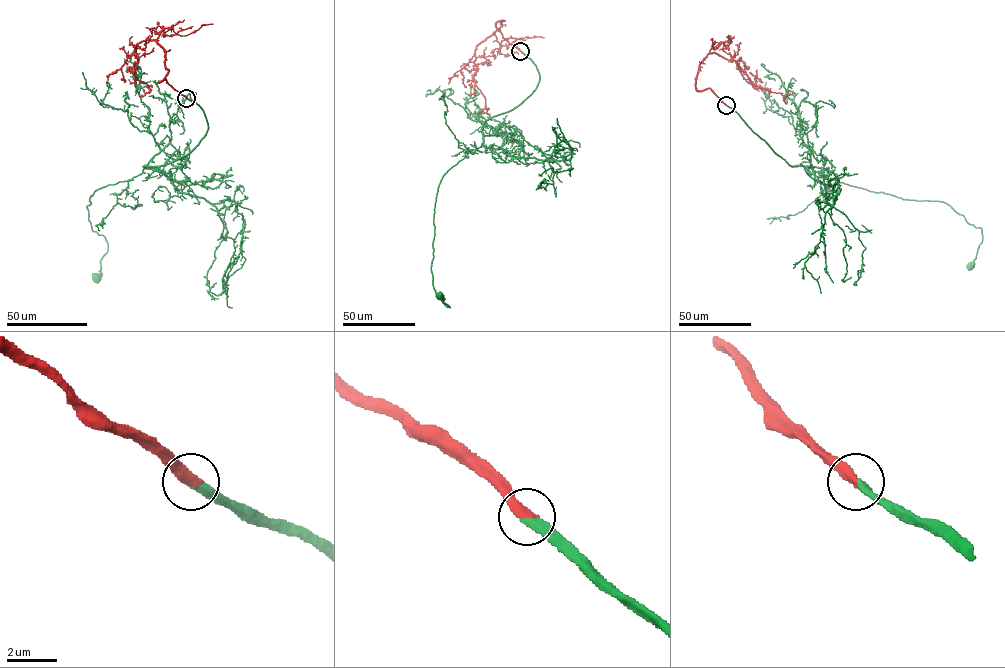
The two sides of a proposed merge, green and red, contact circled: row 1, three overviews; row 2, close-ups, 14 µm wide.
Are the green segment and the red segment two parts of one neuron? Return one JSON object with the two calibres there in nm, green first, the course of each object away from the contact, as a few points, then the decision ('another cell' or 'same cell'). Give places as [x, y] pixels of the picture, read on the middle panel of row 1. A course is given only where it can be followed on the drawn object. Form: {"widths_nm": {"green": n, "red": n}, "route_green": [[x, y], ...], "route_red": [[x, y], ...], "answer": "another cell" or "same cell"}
{"widths_nm": {"green": 400, "red": 440}, "route_green": [[520, 51], [538, 70], [536, 88], [488, 118], [483, 144], [438, 188], [432, 284], [450, 307], [440, 295]], "route_red": [[520, 51], [496, 26], [501, 20], [504, 21], [501, 25], [477, 45], [474, 79], [487, 109], [479, 112]], "answer": "same cell"}

